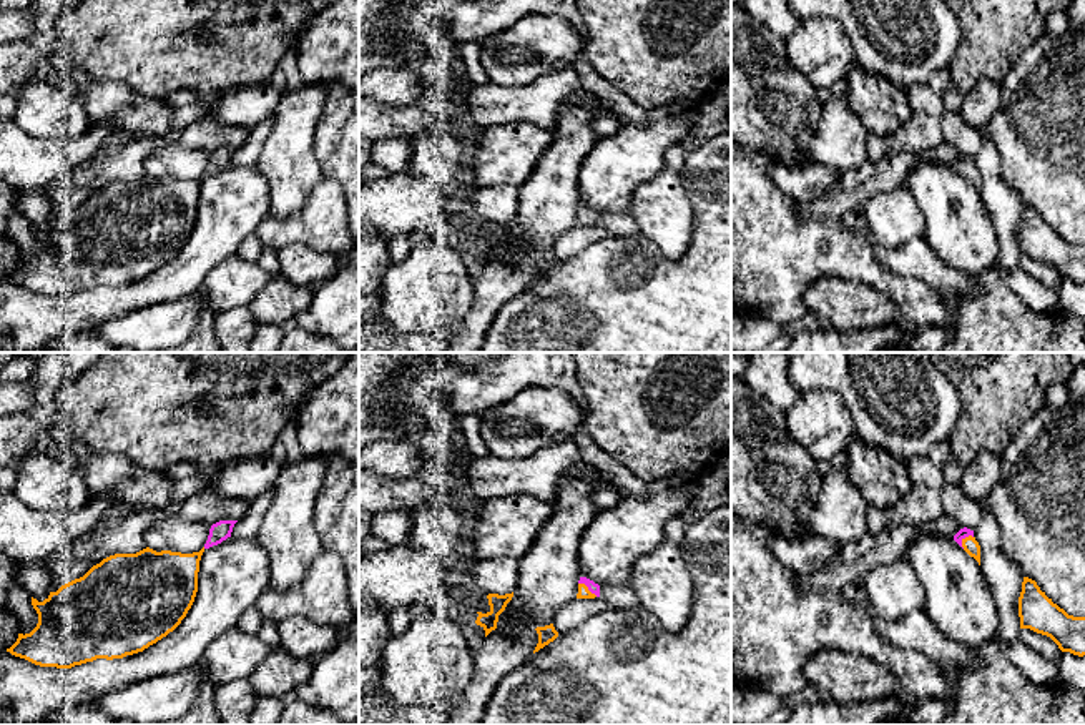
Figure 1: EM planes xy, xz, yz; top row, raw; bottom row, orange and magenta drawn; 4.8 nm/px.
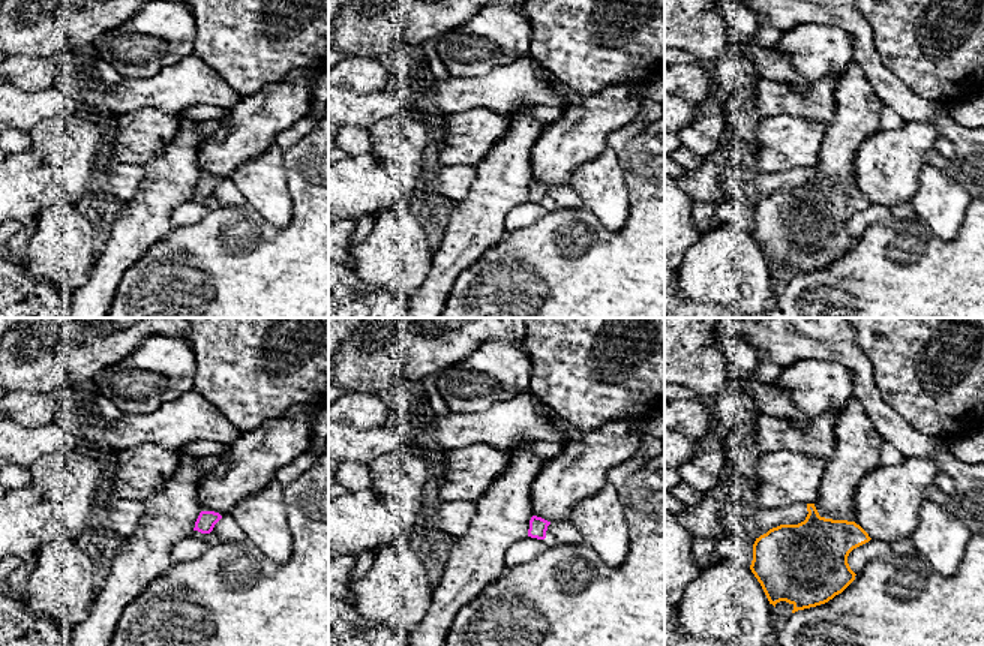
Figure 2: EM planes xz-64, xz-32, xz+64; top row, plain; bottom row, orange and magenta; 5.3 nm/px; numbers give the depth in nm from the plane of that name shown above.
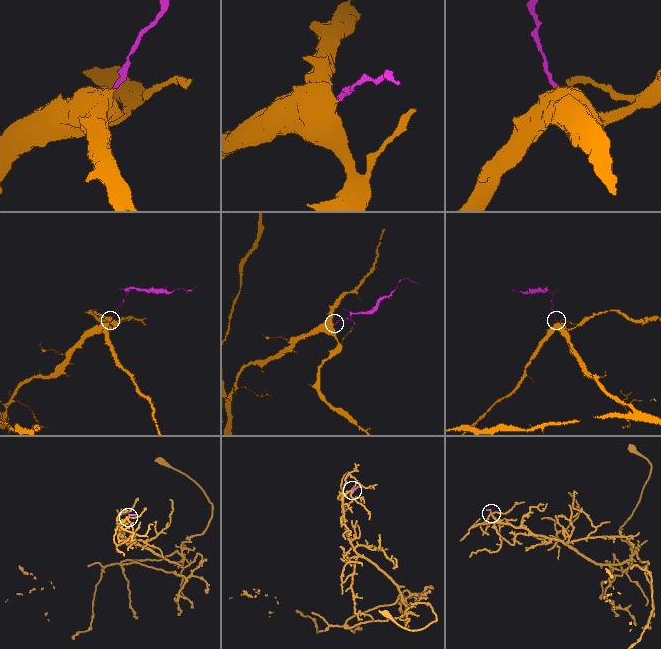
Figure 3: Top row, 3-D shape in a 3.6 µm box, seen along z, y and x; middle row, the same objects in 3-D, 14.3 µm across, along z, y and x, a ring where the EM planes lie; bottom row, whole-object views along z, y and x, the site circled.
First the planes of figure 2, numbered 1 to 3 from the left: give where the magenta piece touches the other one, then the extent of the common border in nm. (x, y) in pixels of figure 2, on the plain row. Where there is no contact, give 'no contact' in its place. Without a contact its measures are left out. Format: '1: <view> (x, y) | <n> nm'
1: no contact
2: no contact
3: no contact

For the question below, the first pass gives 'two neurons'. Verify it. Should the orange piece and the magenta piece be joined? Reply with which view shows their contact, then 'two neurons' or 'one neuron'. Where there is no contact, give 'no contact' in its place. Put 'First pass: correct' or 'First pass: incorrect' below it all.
xz | one neuron
First pass: incorrect

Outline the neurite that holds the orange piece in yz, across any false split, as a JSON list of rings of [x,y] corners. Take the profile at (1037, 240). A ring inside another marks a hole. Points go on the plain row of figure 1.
[[[1029,205],[1022,210],[1019,244],[1020,256],[1050,264],[1062,279],[1085,283],[1085,244],[1068,243]]]

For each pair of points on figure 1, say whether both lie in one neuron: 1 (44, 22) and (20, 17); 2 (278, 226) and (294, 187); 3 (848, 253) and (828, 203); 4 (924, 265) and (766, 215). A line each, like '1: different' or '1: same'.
1: different
2: different
3: different
4: different

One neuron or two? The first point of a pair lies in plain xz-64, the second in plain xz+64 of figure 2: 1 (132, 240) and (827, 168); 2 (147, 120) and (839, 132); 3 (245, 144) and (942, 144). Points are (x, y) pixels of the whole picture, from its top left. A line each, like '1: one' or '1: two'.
1: one
2: two
3: two

